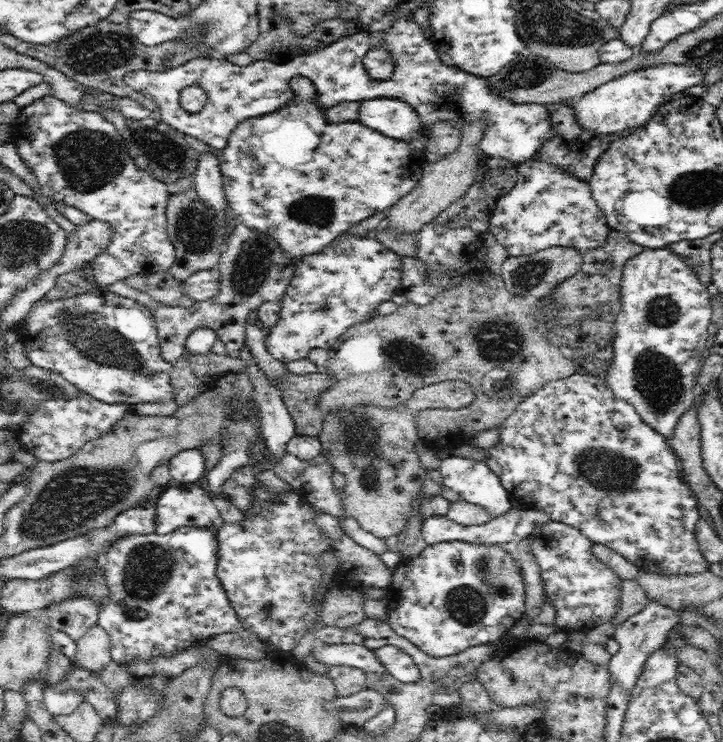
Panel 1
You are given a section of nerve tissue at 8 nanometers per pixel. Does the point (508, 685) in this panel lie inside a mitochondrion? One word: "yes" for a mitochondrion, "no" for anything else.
no

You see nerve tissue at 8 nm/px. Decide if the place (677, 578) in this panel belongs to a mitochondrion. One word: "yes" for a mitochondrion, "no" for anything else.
no

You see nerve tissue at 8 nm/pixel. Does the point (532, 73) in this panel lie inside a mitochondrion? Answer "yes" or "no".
yes

